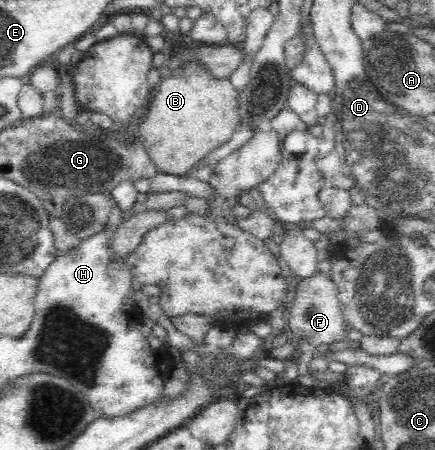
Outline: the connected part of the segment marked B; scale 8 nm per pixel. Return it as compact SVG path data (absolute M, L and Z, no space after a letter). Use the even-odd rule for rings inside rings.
M190 57L188 61L192 61L192 64L181 66L178 70L163 71L144 111L143 122L139 126L139 143L146 149L156 168L162 170L162 178L170 174L184 176L216 147L230 139L240 127L239 92L231 85L229 78L216 79L195 57Z

